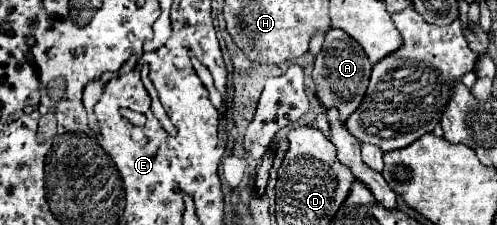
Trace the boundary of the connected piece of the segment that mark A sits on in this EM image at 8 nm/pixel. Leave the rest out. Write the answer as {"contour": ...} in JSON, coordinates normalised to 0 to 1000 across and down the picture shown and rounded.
{"contour":[[[664,124],[656,142],[656,178],[652,204],[644,222],[644,240],[636,249],[636,284],[632,284],[632,320],[628,320],[628,356],[636,373],[636,427],[648,444],[648,462],[660,471],[676,471],[684,489],[684,524],[700,524],[708,507],[708,489],[716,489],[716,471],[724,471],[736,391],[740,391],[740,347],[748,320],[748,284],[740,267],[740,249],[732,240],[728,204],[704,169],[692,133],[680,124]]]}

